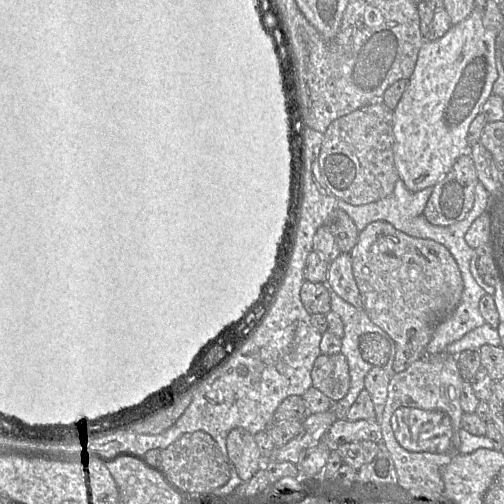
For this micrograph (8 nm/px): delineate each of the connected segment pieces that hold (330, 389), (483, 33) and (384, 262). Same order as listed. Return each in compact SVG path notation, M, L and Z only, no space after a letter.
M342 353L321 354L312 369L312 385L332 402L344 398L350 388L350 372Z
M474 7L471 14L458 24L452 25L447 33L440 39L431 41L425 40L420 51L418 53L418 59L415 69L408 81L408 86L405 89L400 101L398 102L394 110L394 163L397 169L399 178L404 181L406 187L411 192L418 192L427 187L435 186L436 183L446 175L452 168L454 162L458 157L465 153L469 153L469 146L467 142L468 129L471 122L475 119L478 113L481 111L482 105L492 95L492 87L497 80L498 72L496 68L496 49L497 49L497 35L498 32L494 32L488 29L483 24L484 8Z
M387 221L368 224L350 255L363 308L395 341L393 370L400 373L426 354L436 326L459 304L464 283L458 264L444 245L407 235Z

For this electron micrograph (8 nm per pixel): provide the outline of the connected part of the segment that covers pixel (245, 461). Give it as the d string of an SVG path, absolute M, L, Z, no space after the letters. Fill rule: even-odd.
M237 428L227 437L230 464L243 482L248 482L263 467L263 459L254 436Z

